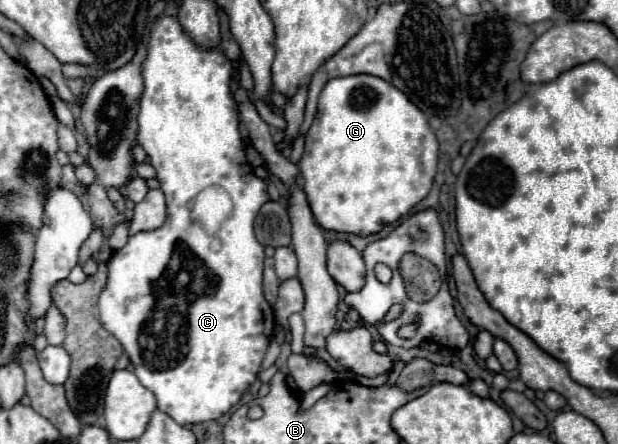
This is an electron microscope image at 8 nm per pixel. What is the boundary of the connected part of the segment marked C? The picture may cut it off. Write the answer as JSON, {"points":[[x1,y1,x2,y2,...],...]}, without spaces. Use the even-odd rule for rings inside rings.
{"points":[[161,16,161,18,157,18,157,22,153,24,153,30,151,30,151,40,149,40,149,46,147,46,147,60,143,64,143,76,145,76,145,92,141,96,141,112,137,116,137,120,139,120,137,142,143,146,143,150,151,158,151,166,157,170,157,180,161,182,161,190,167,198,169,216,167,216,167,222,161,228,151,230,151,232,139,232,137,236,129,236,129,242,121,250,113,252,113,256,109,258,109,264,107,264,109,266,109,280,107,280,107,286,103,288,103,292,99,296,99,316,101,316,103,328,107,332,111,332,121,342,125,352,129,354,131,364,135,366,135,376,139,378,139,382,155,394,157,408,161,412,169,414,181,426,201,424,201,422,207,422,207,420,217,420,223,414,227,414,241,400,241,396,249,390,249,386,257,380,261,360,265,356,265,350,271,342,271,334,275,330,273,308,263,298,263,286,261,286,265,254,263,254,263,246,257,242,255,232,253,232,255,216,261,210,261,206,269,200,269,196,267,196,265,182,253,174,253,168,249,166,249,162,245,158,243,140,241,140,241,134,239,134,239,120,237,120,235,100,233,100,233,94,229,90,231,60,227,60,227,56,221,50,217,50,217,48,215,50,197,48,189,40,189,36,183,34,183,28,181,28,181,24,175,16],[209,186,221,186,233,200,233,212,221,224,221,230,217,234,207,234,203,224,197,218,193,218,193,214,191,214,193,208,195,208,193,198,197,198,197,194,207,190]]}

